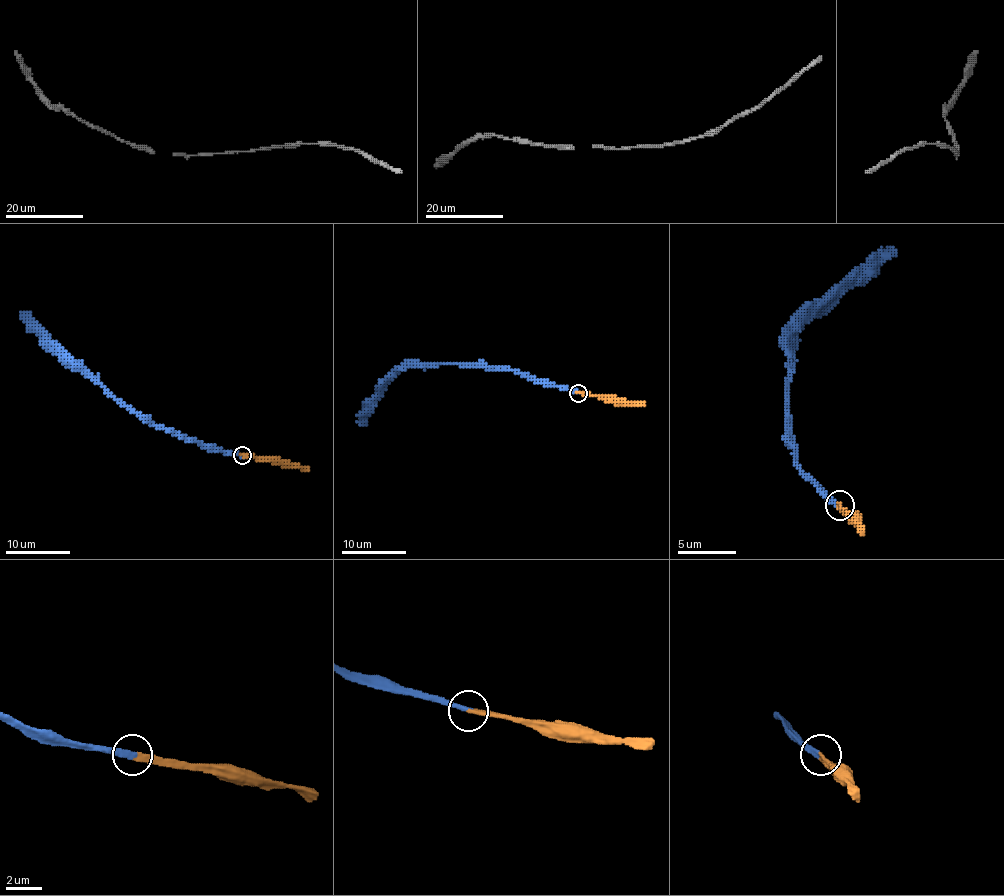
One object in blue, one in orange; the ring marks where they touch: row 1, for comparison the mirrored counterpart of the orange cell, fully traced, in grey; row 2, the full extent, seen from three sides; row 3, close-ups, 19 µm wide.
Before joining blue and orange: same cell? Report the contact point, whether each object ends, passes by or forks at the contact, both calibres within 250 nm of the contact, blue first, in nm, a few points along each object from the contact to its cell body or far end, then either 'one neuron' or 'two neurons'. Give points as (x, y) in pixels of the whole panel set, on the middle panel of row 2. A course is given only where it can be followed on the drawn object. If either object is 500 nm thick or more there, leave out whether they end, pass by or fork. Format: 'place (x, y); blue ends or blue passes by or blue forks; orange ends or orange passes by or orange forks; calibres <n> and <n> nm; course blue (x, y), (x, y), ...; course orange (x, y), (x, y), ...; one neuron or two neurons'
place (578, 393); blue ends; orange ends; calibres 340 and 280 nm; course blue (579, 393), (538, 383), (517, 372), (482, 366), (406, 364), (386, 383), (375, 406), (360, 424); course orange (579, 393), (613, 396), (645, 404); one neuron

